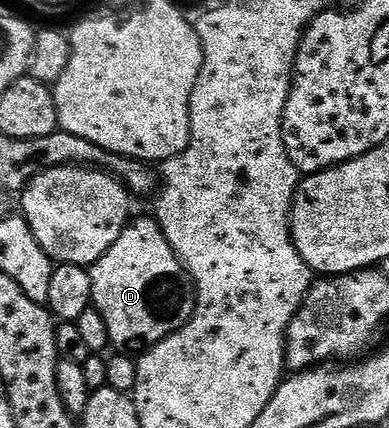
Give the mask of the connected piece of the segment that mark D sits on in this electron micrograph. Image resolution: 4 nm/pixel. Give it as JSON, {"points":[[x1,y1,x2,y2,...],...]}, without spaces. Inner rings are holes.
{"points":[[134,218,119,233,119,241,88,268,92,306,107,321,112,350,141,353,161,343,193,320,197,293,180,257,171,249,156,218]]}

